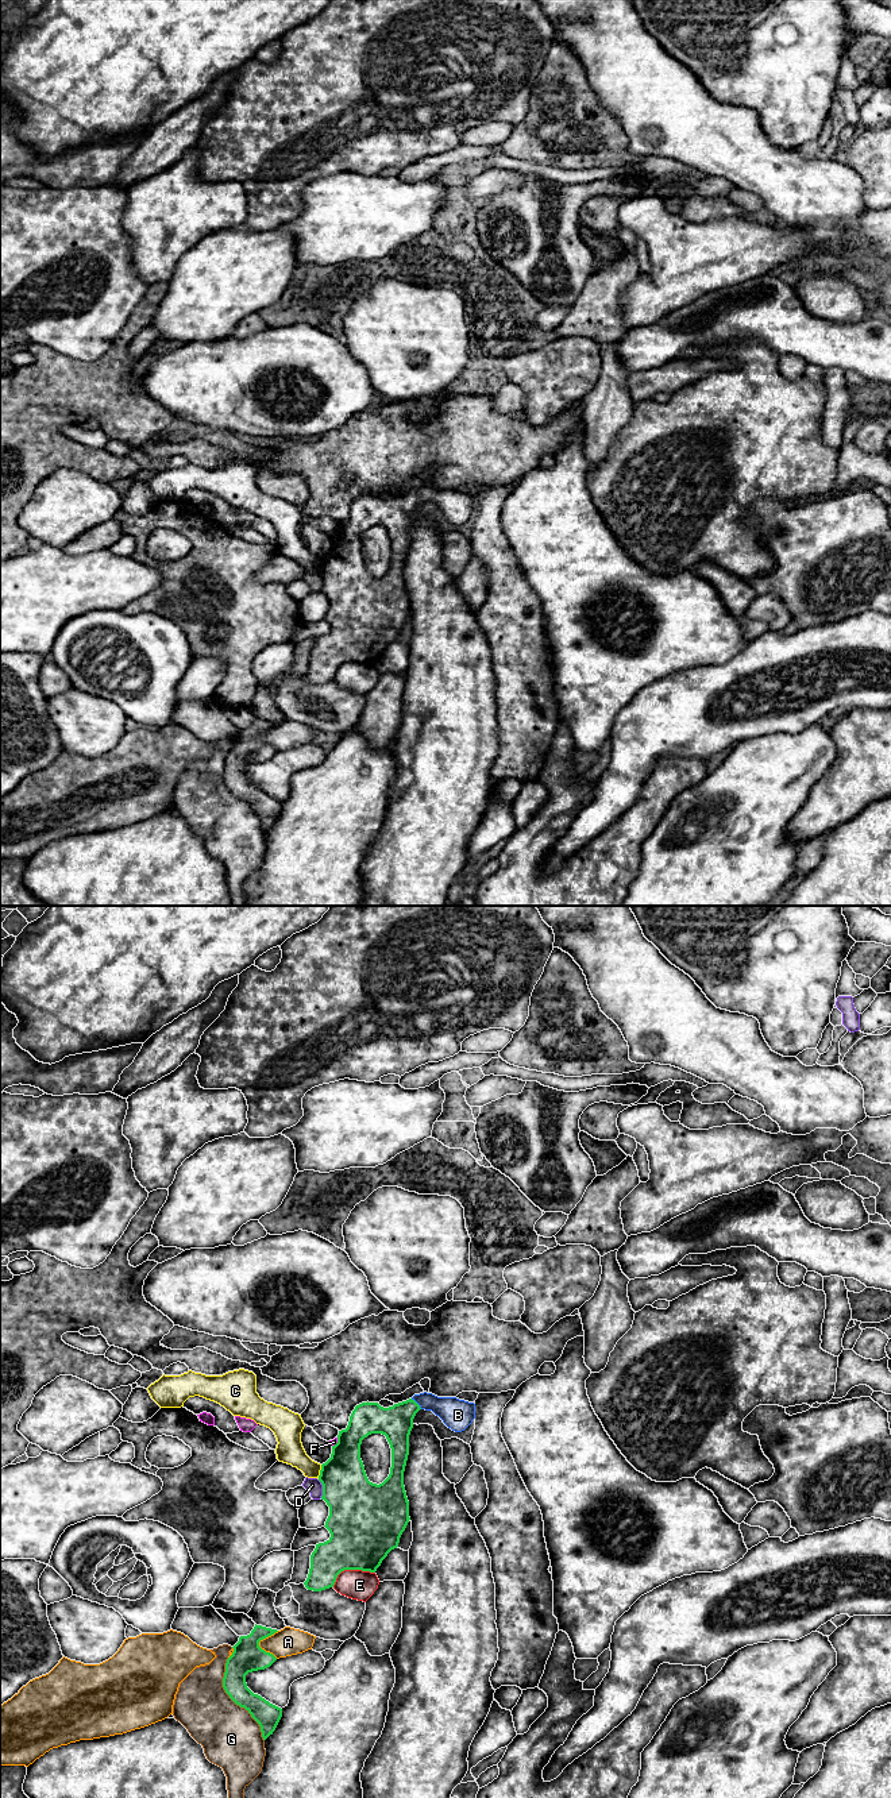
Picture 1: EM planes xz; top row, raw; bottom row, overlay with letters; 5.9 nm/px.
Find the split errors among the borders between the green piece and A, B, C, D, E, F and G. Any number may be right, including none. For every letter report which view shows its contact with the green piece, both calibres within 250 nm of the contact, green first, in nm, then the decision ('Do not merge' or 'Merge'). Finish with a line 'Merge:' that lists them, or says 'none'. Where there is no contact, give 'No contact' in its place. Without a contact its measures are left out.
A: Touches green in xz. Thickness 190 nm (green) against 170 nm. Do not merge
B: Touches green in xz. Thickness 200 nm (green) against 180 nm. Merge
C: Touches green in xz. Thickness 300 nm (green) against 160 nm. Do not merge
D: Touches green in xz. Thickness 360 nm (green) against 90 nm. Do not merge
E: Touches green in xz. Thickness 400 nm (green) against 180 nm. Do not merge
F: Touches green in xz. Thickness 280 nm (green) against 40 nm. Do not merge
G: Touches green in xz. Thickness 160 nm (green) against 360 nm. Do not merge
Merge: B

